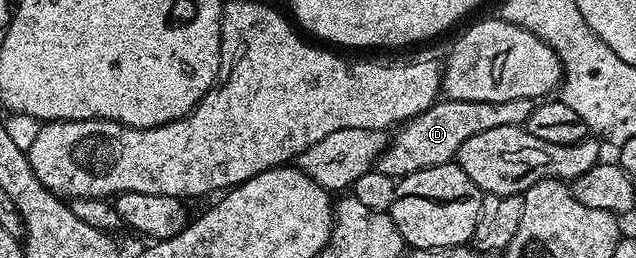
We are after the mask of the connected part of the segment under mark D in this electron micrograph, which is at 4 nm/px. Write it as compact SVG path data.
M533 99L502 100L437 100L426 112L410 118L391 135L389 144L378 159L378 169L397 180L422 168L434 168L455 159L457 152L468 145L470 136L490 132L490 128L524 126L532 114Z

